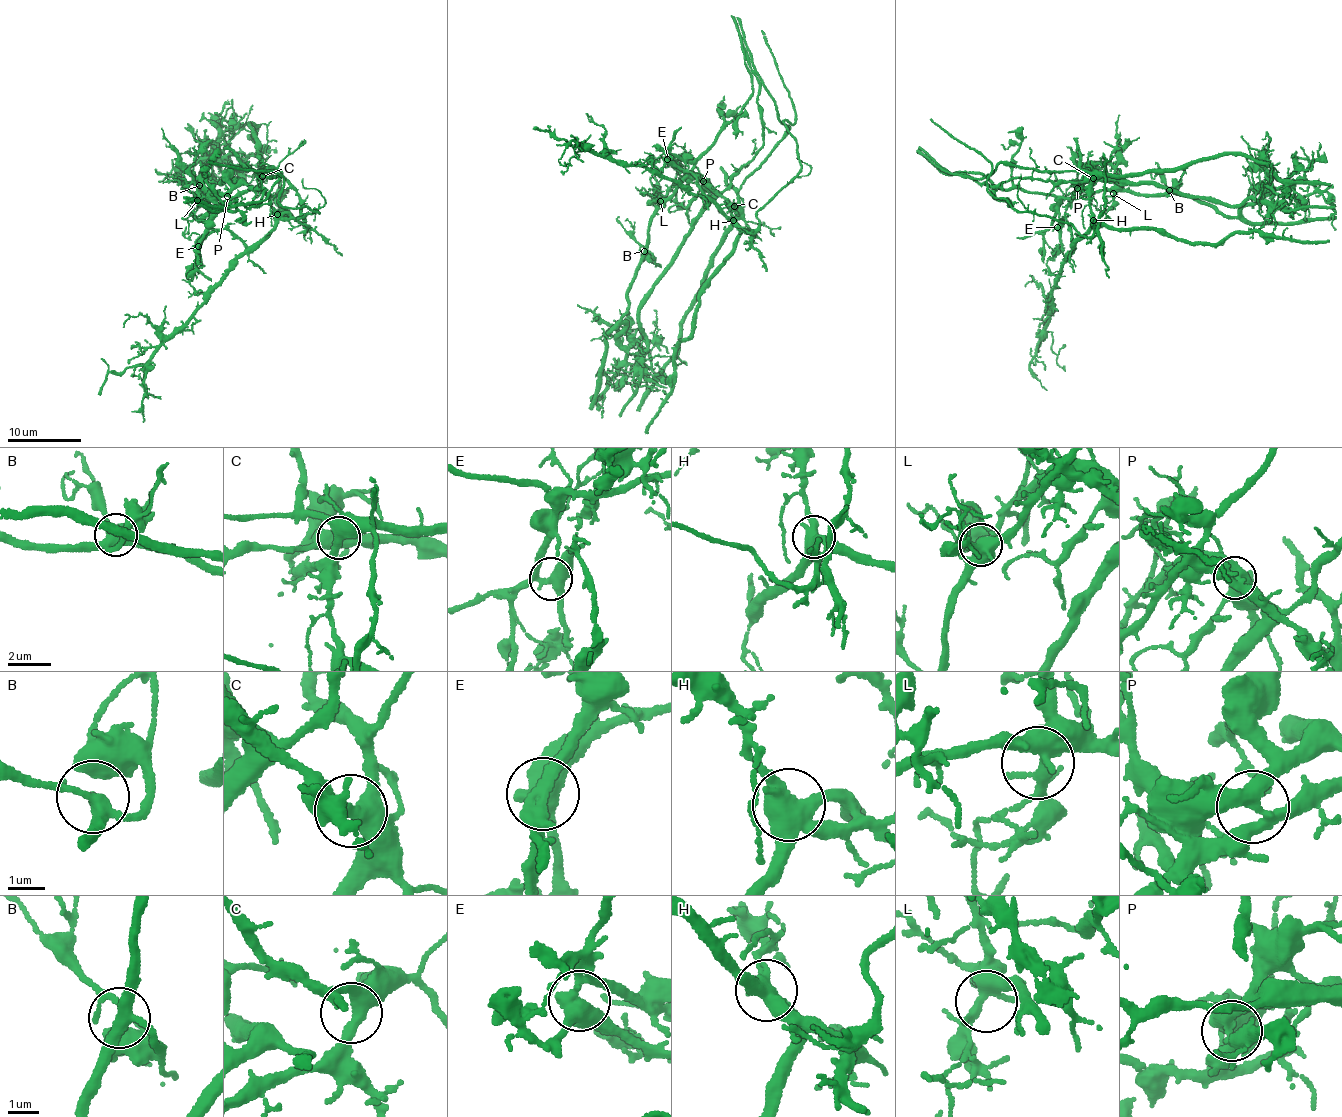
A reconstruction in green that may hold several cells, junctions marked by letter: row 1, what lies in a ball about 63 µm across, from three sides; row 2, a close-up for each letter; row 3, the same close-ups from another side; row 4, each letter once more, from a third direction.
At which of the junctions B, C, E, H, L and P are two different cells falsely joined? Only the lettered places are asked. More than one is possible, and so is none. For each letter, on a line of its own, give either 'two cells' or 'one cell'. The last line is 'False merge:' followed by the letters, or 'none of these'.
B: one cell
C: one cell
E: two cells
H: two cells
L: one cell
P: two cells
False merge: E, H, P

